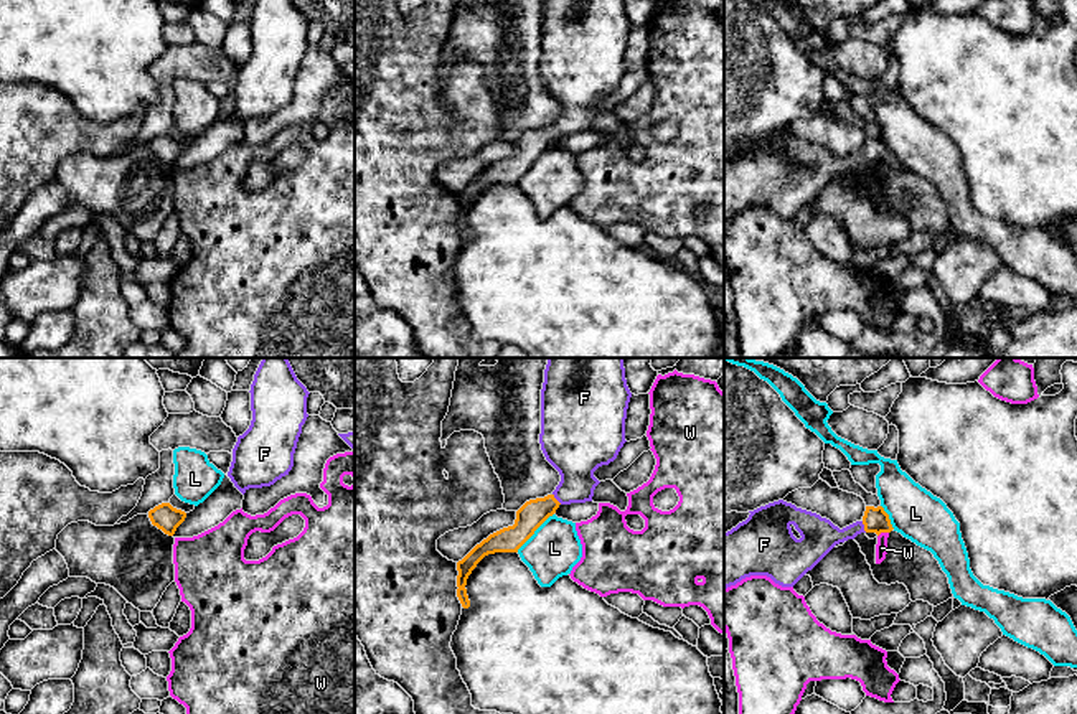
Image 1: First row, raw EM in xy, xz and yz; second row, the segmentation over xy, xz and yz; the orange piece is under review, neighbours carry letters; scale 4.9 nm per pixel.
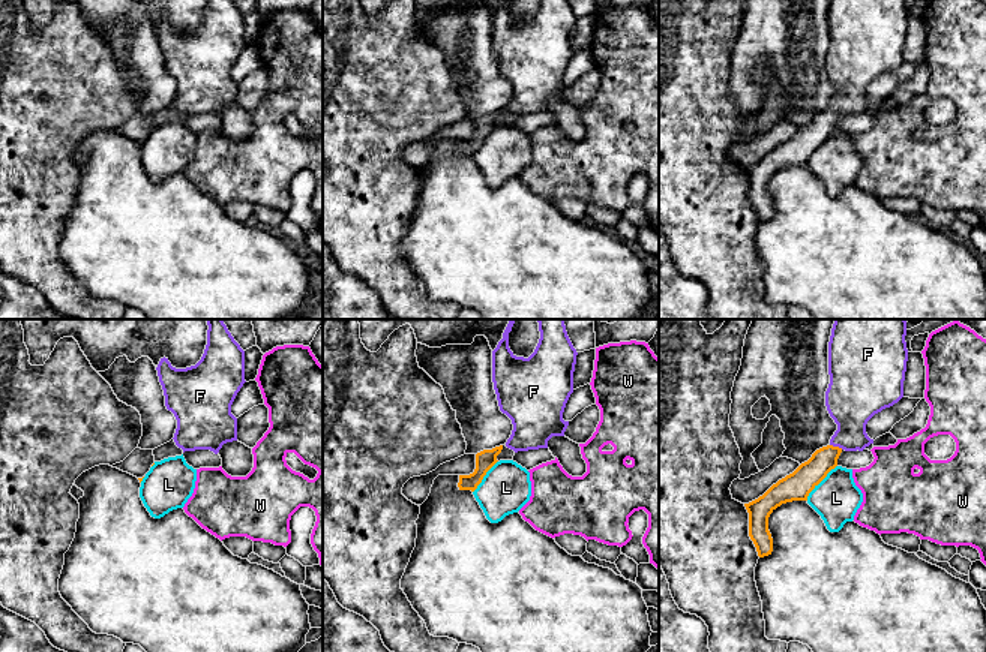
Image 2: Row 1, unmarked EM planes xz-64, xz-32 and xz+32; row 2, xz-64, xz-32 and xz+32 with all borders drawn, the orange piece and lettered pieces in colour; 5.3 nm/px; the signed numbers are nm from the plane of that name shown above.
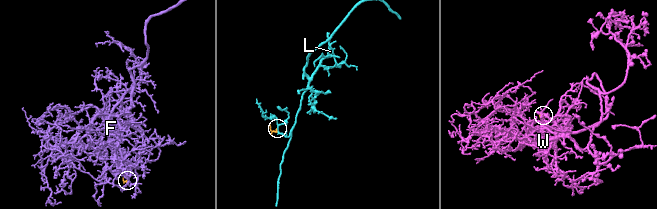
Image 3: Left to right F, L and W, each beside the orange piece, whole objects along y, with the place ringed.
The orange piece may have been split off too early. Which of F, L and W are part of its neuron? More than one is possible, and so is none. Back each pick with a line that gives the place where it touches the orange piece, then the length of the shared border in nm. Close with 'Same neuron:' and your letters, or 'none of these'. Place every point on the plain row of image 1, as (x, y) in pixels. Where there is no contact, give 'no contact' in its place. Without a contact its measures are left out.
F: contact yz (865, 157); length 60 nm
Same neuron: F

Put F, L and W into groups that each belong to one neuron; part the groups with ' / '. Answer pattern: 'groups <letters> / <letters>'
groups F / L / W

